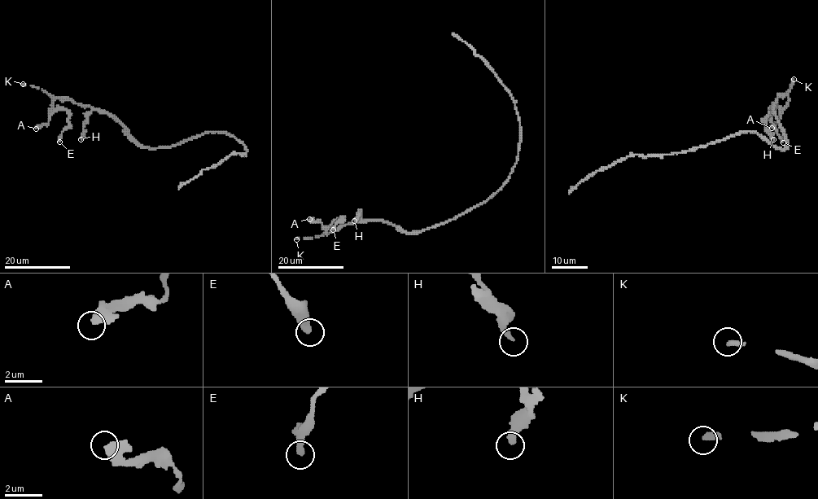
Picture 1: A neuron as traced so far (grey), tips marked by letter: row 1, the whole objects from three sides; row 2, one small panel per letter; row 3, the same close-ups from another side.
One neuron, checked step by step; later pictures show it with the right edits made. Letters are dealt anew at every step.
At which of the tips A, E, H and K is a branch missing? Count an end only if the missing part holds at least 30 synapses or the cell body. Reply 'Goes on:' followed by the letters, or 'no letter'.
Goes on: K

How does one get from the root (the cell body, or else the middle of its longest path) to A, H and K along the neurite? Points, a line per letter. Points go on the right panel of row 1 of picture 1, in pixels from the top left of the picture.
A: (763, 137), (775, 146), (785, 148), (787, 137), (772, 103), (787, 94), (789, 102), (772, 128)
H: (763, 137), (775, 146), (785, 148), (787, 137), (774, 107), (765, 119), (773, 139)
K: (763, 137), (775, 146), (785, 148), (787, 137), (773, 111), (772, 103), (780, 95), (789, 93), (793, 79)

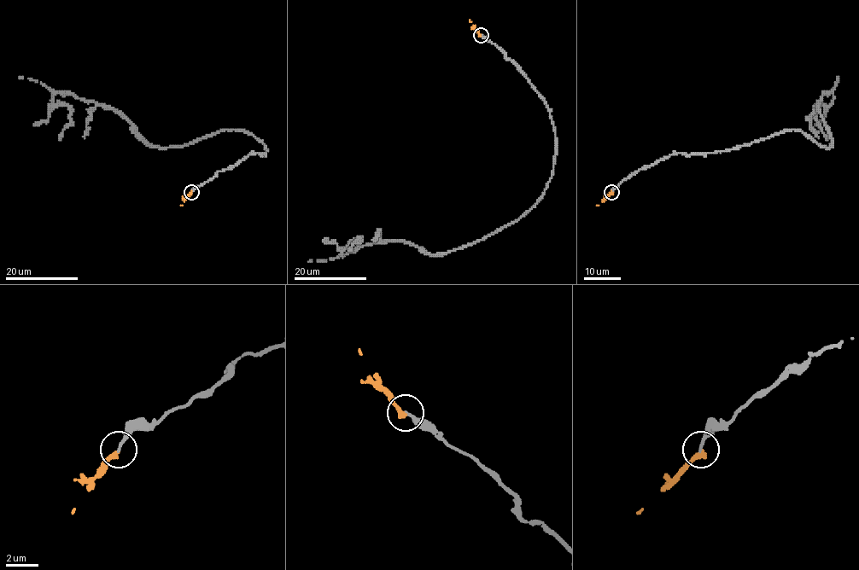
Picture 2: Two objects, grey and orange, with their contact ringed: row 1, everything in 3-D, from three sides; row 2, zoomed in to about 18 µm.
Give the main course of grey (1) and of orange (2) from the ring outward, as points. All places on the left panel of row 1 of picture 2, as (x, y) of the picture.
1: (191, 192), (264, 144), (224, 130), (152, 147), (113, 109), (55, 92), (70, 110), (60, 140)
2: (191, 192), (181, 206)

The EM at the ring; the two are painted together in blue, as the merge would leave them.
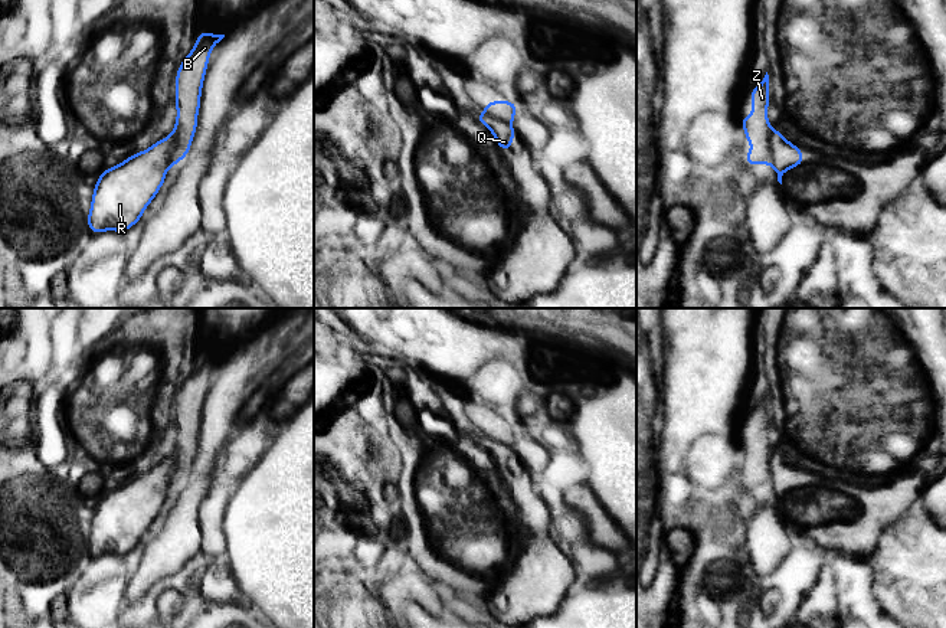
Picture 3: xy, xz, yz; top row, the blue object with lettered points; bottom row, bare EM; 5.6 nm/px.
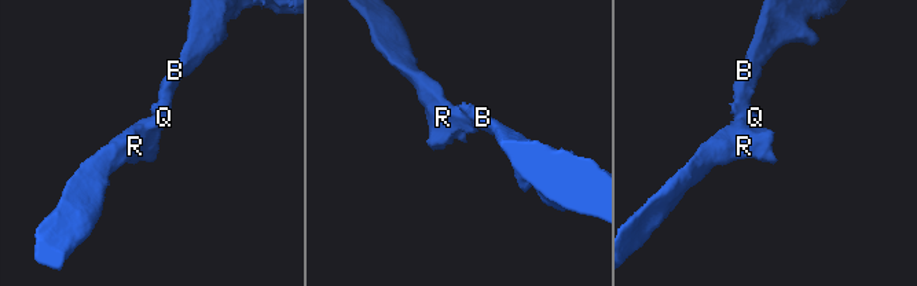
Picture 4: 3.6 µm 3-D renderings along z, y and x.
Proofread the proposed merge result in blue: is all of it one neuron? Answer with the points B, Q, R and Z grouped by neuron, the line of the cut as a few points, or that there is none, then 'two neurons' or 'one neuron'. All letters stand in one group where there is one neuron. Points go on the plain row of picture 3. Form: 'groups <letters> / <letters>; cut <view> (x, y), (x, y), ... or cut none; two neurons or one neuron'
groups B Z / Q R; cut yz (772, 454), (769, 481), (766, 484); two neurons

